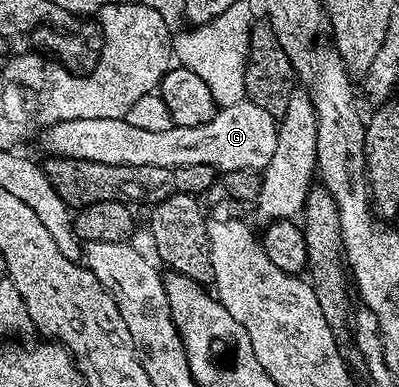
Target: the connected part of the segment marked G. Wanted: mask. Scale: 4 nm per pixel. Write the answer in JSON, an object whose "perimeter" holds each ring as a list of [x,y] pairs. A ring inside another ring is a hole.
{"perimeter":[[[241,101],[217,110],[216,116],[206,125],[193,127],[172,126],[160,133],[147,129],[137,129],[122,119],[79,119],[55,123],[42,132],[44,147],[52,157],[62,159],[85,159],[119,167],[138,165],[210,165],[217,172],[254,171],[263,172],[270,157],[274,157],[274,147],[278,134],[278,120],[266,109]]]}

